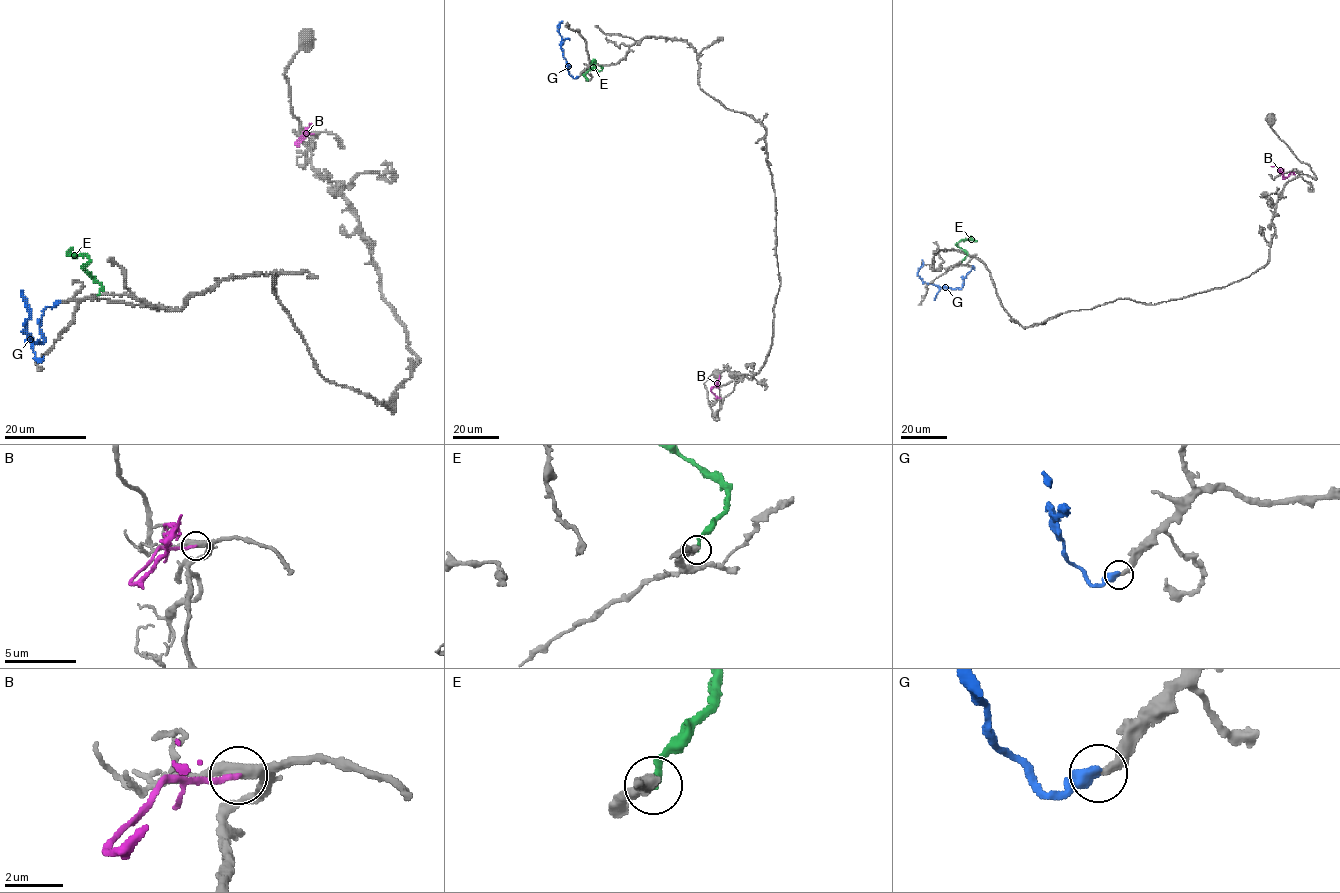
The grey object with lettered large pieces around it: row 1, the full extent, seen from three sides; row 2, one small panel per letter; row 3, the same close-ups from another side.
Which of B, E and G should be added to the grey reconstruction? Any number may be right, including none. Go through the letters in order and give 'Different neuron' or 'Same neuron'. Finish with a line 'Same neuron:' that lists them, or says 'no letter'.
B: Different neuron
E: Different neuron
G: Same neuron
Same neuron: G

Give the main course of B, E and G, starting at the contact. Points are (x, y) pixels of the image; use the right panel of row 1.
B: (1294, 172), (1285, 178), (1277, 167), (1271, 166)
E: (961, 262), (966, 252), (956, 244), (966, 239), (977, 241)
G: (973, 266), (961, 289), (939, 288), (925, 283), (917, 274), (922, 259)

